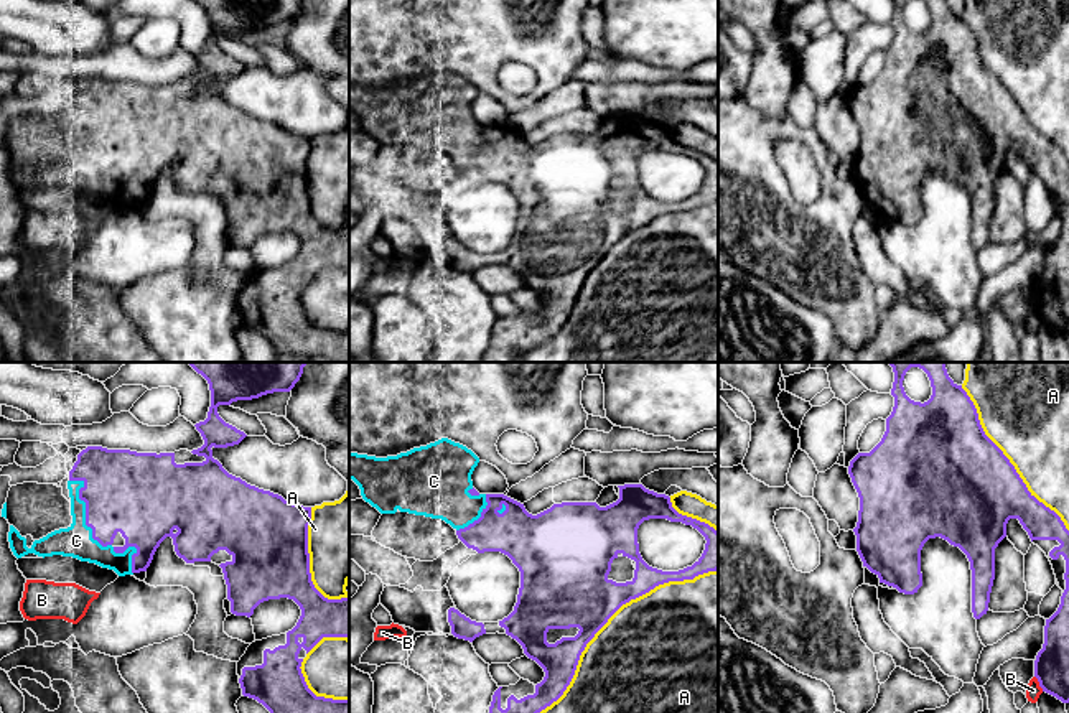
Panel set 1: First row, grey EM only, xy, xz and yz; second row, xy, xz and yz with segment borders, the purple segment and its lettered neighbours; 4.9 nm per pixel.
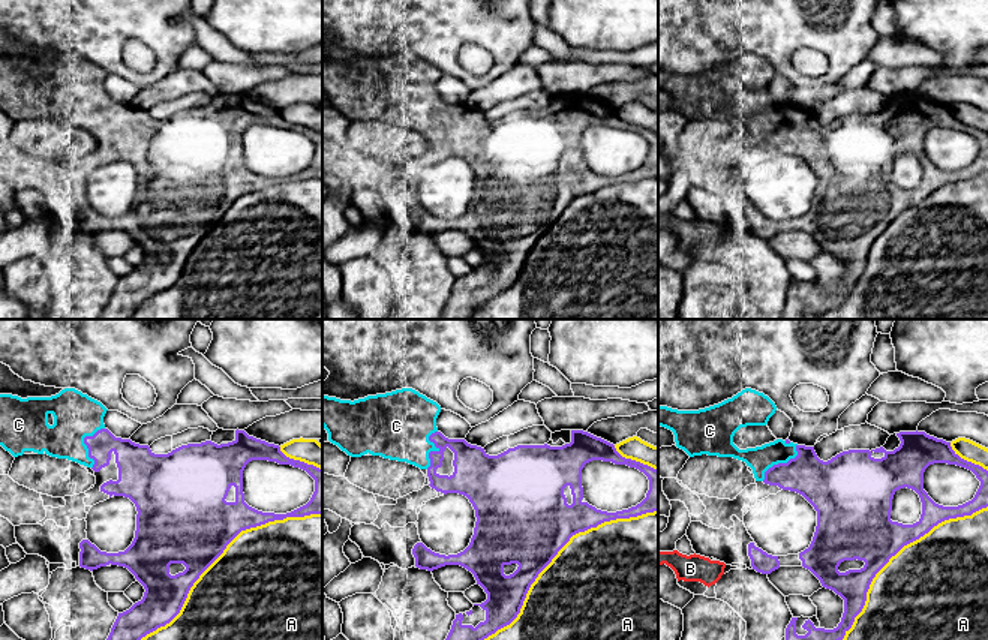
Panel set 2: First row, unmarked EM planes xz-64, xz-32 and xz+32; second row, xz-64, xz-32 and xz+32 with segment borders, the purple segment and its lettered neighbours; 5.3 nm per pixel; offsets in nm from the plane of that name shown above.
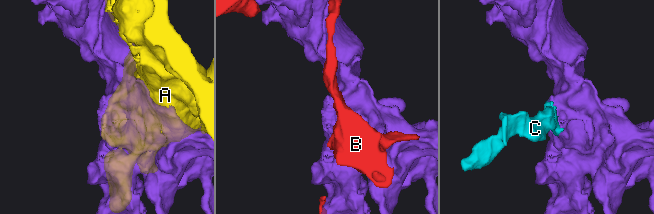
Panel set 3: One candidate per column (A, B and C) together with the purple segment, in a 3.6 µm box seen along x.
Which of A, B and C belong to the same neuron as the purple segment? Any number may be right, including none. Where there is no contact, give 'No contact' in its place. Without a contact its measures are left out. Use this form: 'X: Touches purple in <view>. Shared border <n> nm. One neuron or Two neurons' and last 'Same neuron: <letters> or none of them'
A: Touches purple in xz. Shared border 1250 nm. Two neurons
B: Touches purple in yz. Shared border 90 nm. Two neurons
C: Touches purple in xy. Shared border 550 nm. One neuron
Same neuron: C

